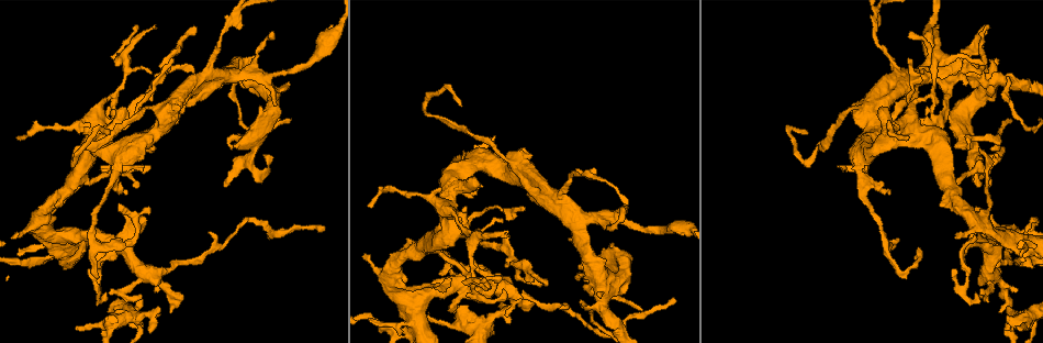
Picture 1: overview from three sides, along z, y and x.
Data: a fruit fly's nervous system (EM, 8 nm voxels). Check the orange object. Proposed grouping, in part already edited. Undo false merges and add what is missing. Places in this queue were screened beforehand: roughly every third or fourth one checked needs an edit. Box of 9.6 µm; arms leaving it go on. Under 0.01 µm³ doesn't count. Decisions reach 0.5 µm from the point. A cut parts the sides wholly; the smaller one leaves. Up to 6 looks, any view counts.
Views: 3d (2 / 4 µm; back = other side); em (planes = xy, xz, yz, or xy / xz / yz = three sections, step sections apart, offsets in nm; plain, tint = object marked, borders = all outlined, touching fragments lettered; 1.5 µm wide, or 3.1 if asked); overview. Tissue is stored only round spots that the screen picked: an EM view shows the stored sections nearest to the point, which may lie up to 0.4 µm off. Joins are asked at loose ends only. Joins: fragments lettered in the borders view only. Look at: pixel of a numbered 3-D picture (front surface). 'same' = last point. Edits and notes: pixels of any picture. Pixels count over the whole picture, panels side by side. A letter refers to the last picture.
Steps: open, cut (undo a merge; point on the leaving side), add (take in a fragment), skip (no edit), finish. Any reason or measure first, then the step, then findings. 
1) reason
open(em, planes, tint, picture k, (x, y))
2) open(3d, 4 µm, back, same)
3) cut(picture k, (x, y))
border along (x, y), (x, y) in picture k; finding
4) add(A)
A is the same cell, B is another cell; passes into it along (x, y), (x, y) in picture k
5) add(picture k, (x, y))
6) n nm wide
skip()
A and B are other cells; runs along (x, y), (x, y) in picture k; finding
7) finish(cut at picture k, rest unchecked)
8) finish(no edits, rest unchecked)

open(3d, 2 µm, picture 1, (506, 234))

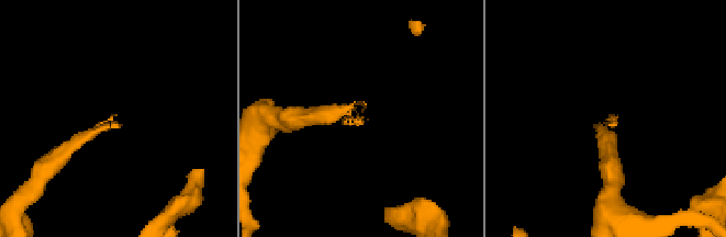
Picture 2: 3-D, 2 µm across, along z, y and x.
need the tissue
open(em, planes, borders, picture 2, (120, 127))

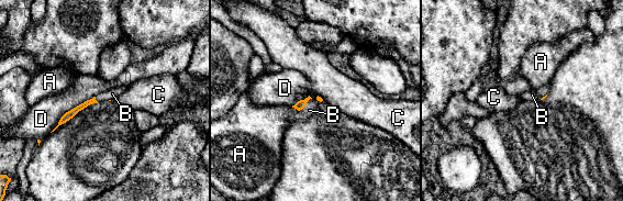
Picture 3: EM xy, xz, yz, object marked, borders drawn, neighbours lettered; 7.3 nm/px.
add(B)
B is the same cell, A, C and D are other cells; passes into it along (300, 104), (306, 104), (309, 110) in picture 3; it goes on there

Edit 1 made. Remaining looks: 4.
see it whole again
open(overview)

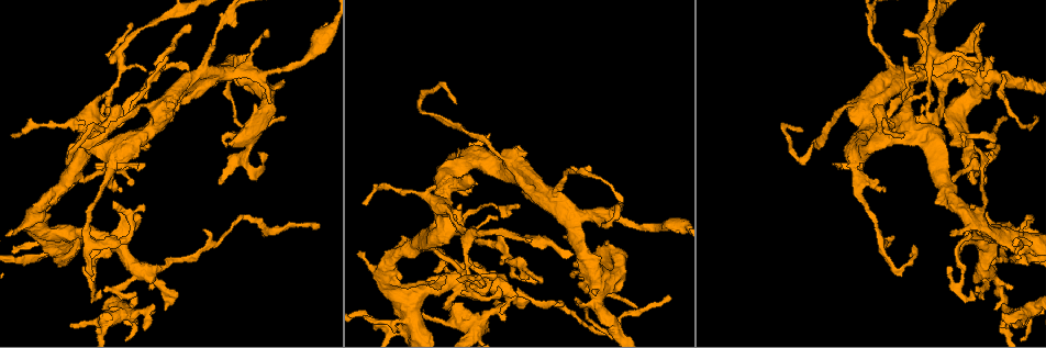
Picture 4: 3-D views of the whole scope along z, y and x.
branch stops here
open(3d, 2 µm, picture 4, (119, 243))

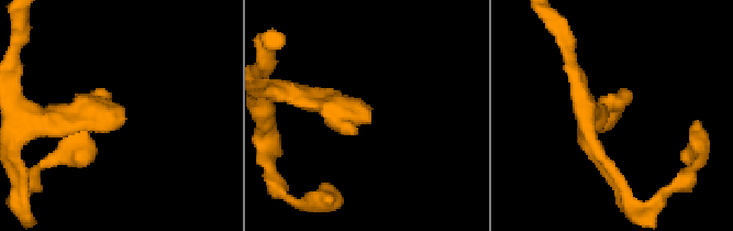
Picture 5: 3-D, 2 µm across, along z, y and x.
open(em, yz, step 4, borders, picture 5, (620, 116))

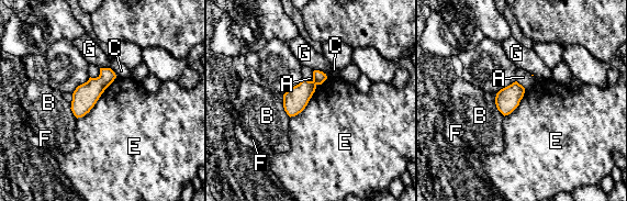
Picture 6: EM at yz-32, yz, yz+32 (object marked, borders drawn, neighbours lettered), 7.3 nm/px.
E touches over 420 nm
skip()
A, B, C, E, F and G are other cells; none of them fits

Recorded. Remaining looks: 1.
finish(add at picture 3, rest unchecked)

